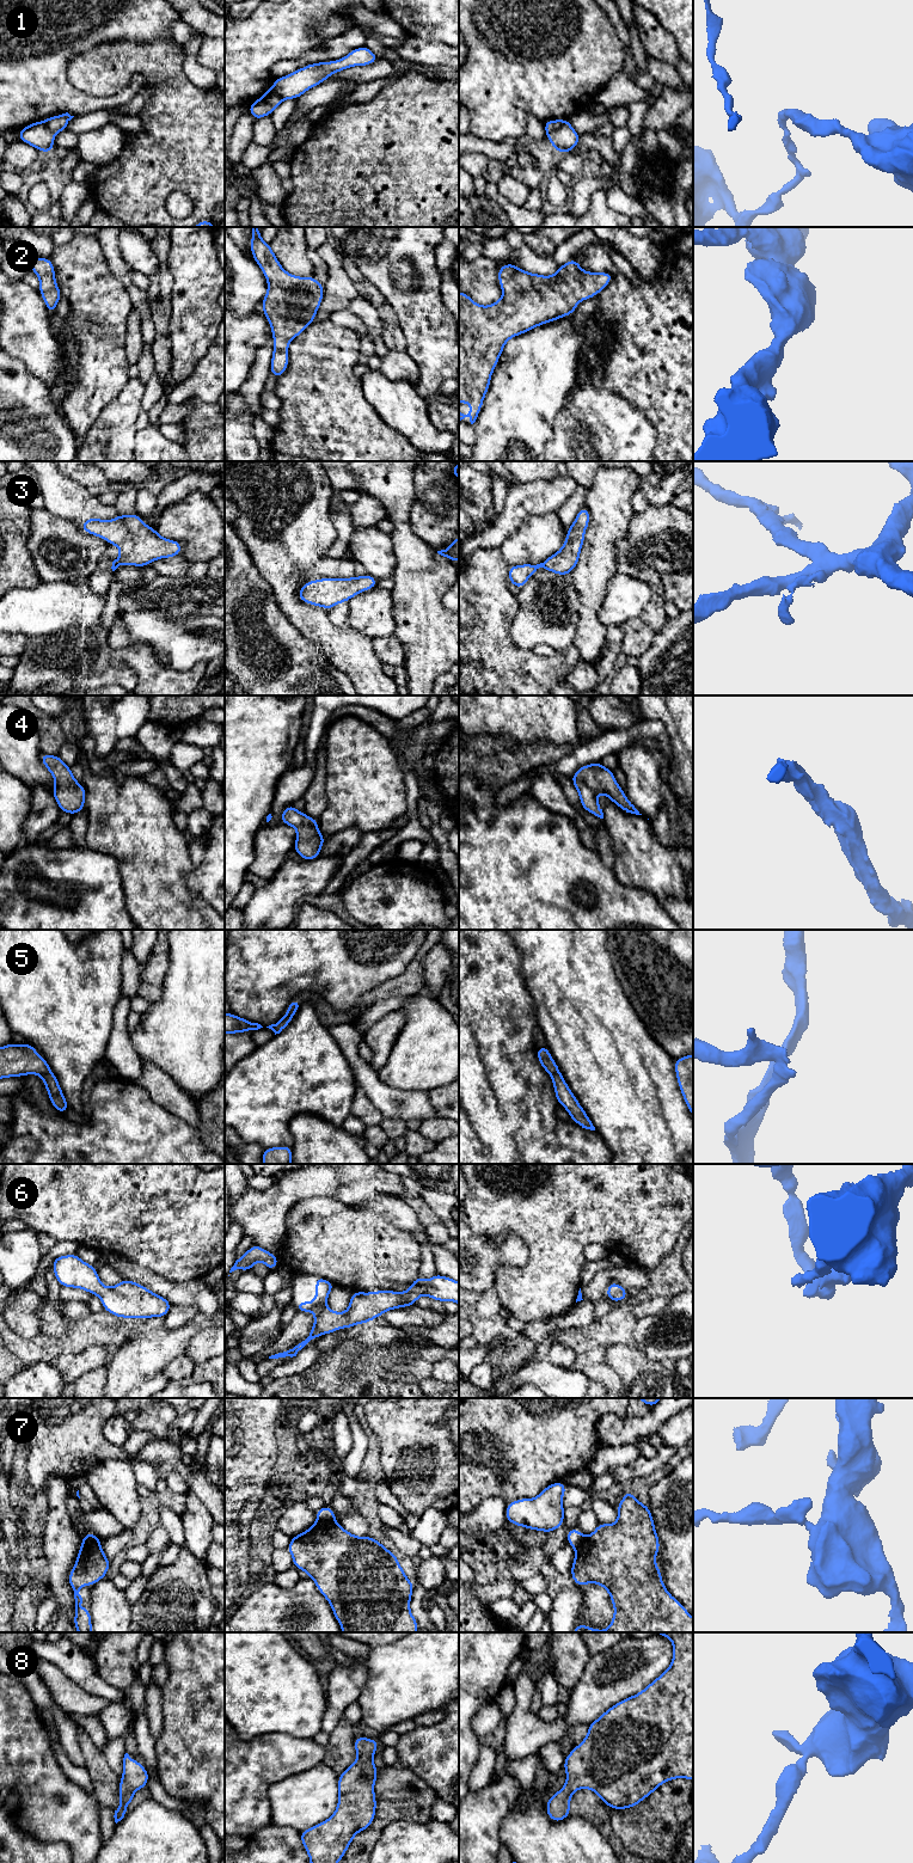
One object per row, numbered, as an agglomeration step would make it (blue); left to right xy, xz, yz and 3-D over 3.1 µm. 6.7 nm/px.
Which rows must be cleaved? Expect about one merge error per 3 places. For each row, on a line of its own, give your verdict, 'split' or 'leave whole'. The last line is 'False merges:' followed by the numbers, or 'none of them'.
1: split
2: leave whole
3: leave whole
4: leave whole
5: split
6: leave whole
7: split
8: leave whole
False merges: 1, 5, 7

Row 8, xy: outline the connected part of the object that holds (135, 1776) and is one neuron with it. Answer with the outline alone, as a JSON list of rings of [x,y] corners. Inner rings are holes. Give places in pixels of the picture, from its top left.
[[[128,1753],[123,1758],[123,1776],[120,1778],[121,1803],[115,1810],[115,1822],[121,1821],[127,1814],[127,1804],[134,1802],[134,1792],[137,1789],[146,1789],[149,1775],[145,1766]]]

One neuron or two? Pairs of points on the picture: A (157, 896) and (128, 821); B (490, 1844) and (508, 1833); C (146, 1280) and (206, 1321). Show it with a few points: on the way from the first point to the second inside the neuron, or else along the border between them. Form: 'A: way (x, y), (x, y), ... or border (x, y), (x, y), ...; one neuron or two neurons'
A: way (153, 877), (152, 852), (145, 840); one neuron
B: border (508, 1809), (501, 1822), (501, 1843); two neurons
C: border (200, 1311), (212, 1316); two neurons

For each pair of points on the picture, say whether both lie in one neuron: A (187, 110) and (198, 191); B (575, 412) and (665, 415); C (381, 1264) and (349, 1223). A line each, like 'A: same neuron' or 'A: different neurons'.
A: same neuron
B: different neurons
C: same neuron

